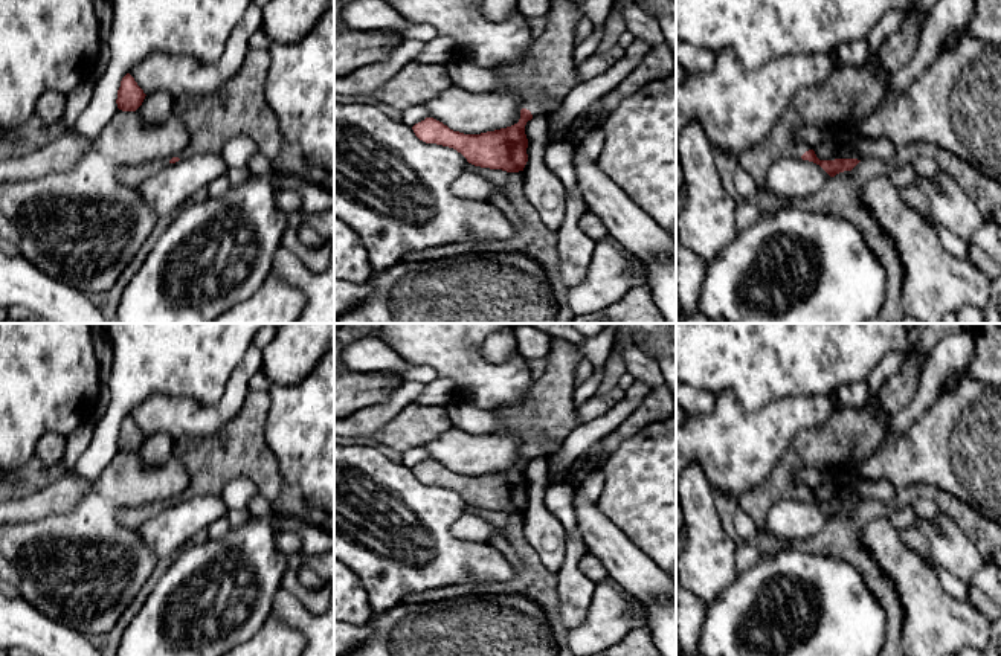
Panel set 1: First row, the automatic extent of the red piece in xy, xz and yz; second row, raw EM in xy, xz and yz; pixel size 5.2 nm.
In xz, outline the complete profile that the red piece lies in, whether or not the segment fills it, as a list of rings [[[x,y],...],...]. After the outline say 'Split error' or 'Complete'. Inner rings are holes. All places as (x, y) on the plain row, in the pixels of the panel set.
[[[552,337],[545,374],[534,380],[522,403],[497,407],[497,433],[516,435],[522,452],[517,465],[481,476],[464,476],[443,464],[426,459],[412,468],[426,485],[449,488],[461,494],[468,505],[507,514],[523,513],[528,503],[525,467],[562,445],[580,424],[574,403],[575,369],[583,359],[575,345]]]. Split error

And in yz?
[[[926,351],[911,352],[902,365],[893,368],[887,381],[877,392],[877,400],[882,412],[877,413],[868,401],[864,407],[842,407],[819,427],[801,430],[781,455],[777,465],[769,476],[752,490],[737,496],[737,506],[743,510],[755,523],[758,531],[764,531],[769,510],[780,500],[795,499],[819,506],[830,519],[839,514],[851,513],[861,502],[858,500],[835,500],[819,502],[813,491],[803,484],[793,482],[793,474],[800,468],[818,468],[833,476],[838,470],[847,470],[853,476],[856,467],[876,453],[888,435],[890,418],[903,409],[917,392],[923,365],[926,362]]]. Split error

